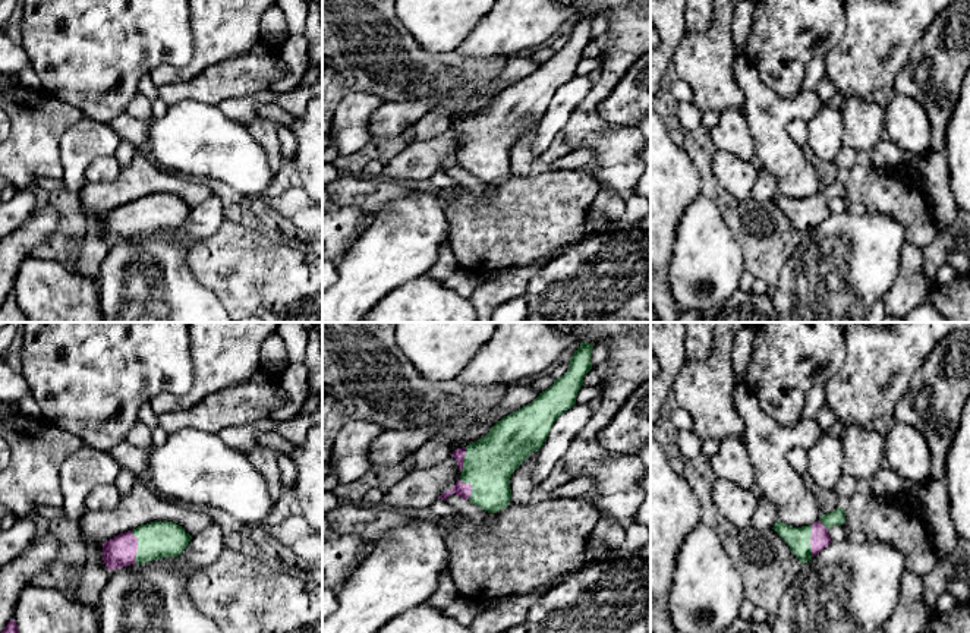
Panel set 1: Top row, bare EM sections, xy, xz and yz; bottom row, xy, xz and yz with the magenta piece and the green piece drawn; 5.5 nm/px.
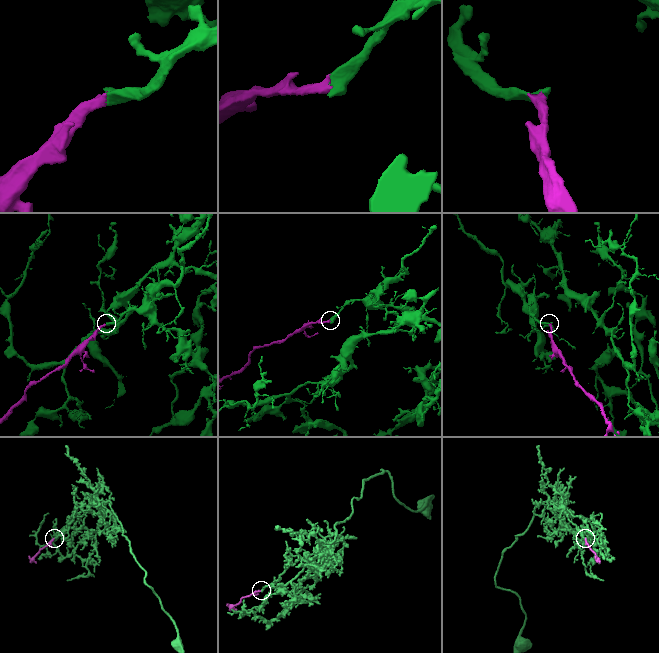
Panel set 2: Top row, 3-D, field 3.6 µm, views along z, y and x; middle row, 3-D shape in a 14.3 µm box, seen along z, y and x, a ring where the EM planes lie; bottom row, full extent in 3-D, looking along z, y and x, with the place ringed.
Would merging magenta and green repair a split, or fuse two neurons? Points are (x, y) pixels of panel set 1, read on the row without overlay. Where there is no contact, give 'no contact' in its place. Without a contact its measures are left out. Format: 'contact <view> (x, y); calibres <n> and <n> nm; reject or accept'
contact xy (137, 219); calibres 170 and 200 nm; accept

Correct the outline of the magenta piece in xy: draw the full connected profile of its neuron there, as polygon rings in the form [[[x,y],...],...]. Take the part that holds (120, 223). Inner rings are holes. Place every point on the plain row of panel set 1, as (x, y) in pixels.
[[[151,193],[103,215],[103,232],[108,242],[130,236],[179,229],[192,208],[173,193]]]

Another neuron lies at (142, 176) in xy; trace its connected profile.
[[[135,152],[133,160],[122,169],[117,179],[101,183],[86,182],[78,192],[85,212],[110,212],[151,193],[173,193],[192,210],[207,201],[212,192],[207,182],[163,170],[149,154]]]

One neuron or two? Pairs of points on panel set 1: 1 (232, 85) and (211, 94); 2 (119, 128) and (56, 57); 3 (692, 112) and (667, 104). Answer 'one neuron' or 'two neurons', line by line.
1: one neuron
2: two neurons
3: two neurons

